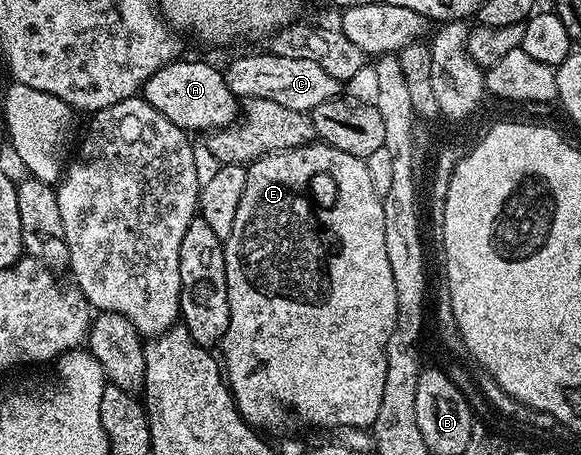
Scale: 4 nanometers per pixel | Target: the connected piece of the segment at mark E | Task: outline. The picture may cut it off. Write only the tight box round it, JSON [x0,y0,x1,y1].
[218,143,398,430]

